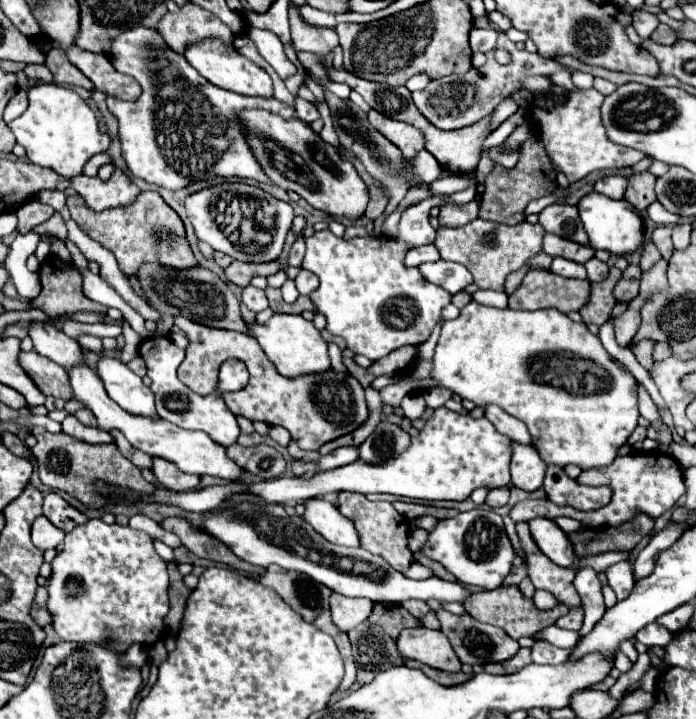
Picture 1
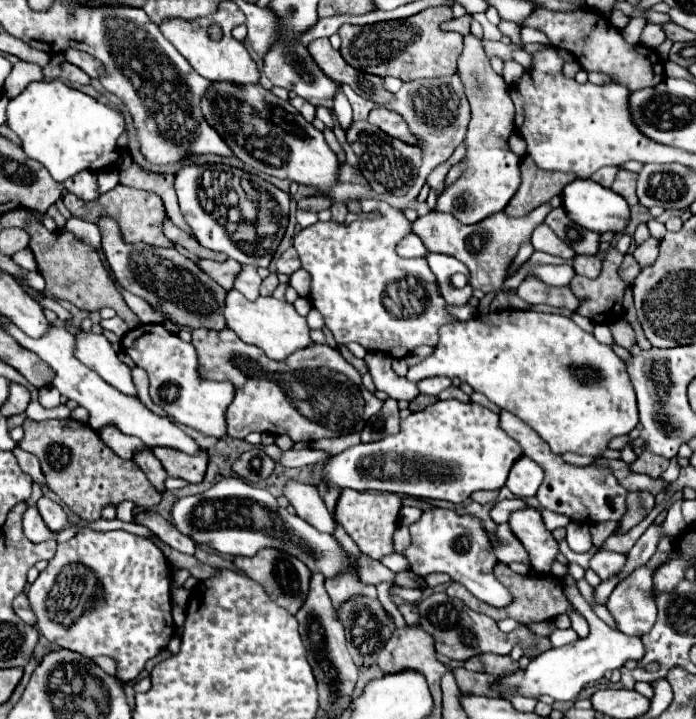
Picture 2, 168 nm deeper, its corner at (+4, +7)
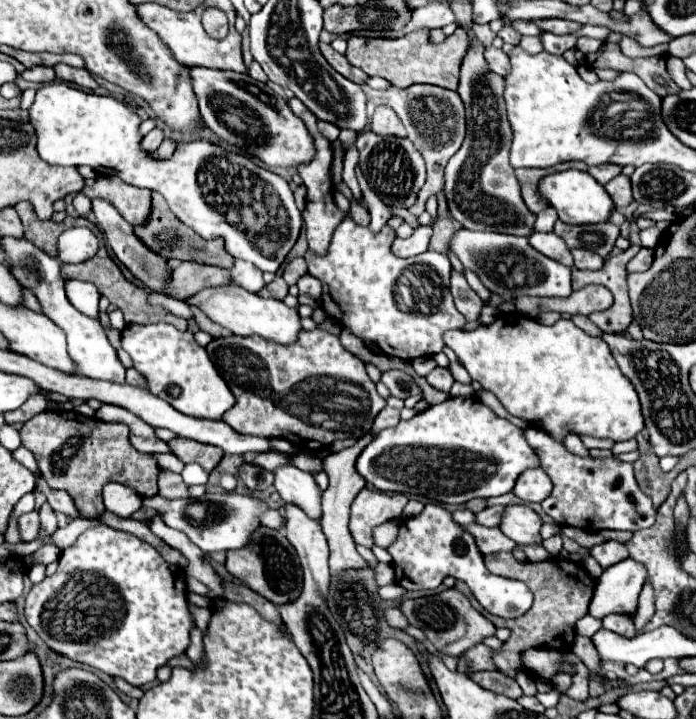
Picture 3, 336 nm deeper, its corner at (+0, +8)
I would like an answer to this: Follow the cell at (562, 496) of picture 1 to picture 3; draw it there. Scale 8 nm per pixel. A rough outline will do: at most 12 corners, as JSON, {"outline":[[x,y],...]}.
{"outline":[[524,433],[554,483],[542,509],[588,533],[654,525],[632,463]]}

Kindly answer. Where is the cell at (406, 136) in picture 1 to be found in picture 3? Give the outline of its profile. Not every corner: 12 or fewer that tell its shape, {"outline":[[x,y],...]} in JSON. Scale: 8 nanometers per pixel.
{"outline":[[386,105],[376,107],[370,131],[406,137],[398,115]]}

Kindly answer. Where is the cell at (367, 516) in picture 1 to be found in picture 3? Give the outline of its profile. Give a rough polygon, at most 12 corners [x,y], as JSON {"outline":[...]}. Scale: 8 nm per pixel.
{"outline":[[364,487],[352,501],[350,533],[372,547],[372,529],[398,519],[404,493]]}

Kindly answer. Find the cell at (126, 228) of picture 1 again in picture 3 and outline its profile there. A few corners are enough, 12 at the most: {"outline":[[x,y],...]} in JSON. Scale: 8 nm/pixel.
{"outline":[[114,175],[82,189],[110,201],[130,225],[150,215],[150,191]]}

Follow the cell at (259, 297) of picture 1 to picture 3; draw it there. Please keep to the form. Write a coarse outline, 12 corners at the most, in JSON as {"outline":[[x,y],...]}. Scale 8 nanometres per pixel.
{"outline":[[234,261],[230,275],[240,287],[258,293],[266,285],[258,267]]}

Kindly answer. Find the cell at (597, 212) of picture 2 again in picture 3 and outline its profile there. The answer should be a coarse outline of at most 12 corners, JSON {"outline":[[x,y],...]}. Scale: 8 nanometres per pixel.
{"outline":[[586,171],[542,177],[538,193],[568,225],[608,221],[614,209]]}

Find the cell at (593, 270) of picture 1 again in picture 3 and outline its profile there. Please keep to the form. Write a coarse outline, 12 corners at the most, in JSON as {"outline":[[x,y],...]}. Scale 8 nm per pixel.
{"outline":[[572,249],[574,267],[600,269],[600,255],[586,249]]}

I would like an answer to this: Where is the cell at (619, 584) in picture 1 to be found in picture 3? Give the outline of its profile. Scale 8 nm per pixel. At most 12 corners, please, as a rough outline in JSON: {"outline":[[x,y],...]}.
{"outline":[[606,541],[590,549],[606,569],[628,557],[624,543]]}

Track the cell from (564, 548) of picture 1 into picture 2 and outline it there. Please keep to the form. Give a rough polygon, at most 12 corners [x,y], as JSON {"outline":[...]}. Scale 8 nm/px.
{"outline":[[536,508],[508,524],[526,546],[532,570],[548,574],[560,548]]}

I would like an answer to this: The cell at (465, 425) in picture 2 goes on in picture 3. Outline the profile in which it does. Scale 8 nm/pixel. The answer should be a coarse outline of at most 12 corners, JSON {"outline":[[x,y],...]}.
{"outline":[[478,397],[380,431],[358,473],[380,491],[468,503],[540,459]]}

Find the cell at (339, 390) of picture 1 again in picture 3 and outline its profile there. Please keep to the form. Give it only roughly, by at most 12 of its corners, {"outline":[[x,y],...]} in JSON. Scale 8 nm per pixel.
{"outline":[[320,327],[206,347],[234,431],[320,451],[384,409]]}

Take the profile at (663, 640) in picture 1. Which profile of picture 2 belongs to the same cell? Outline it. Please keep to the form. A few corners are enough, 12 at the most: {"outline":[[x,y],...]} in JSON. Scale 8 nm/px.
{"outline":[[638,566],[606,606],[620,632],[642,638],[656,622],[652,570]]}

